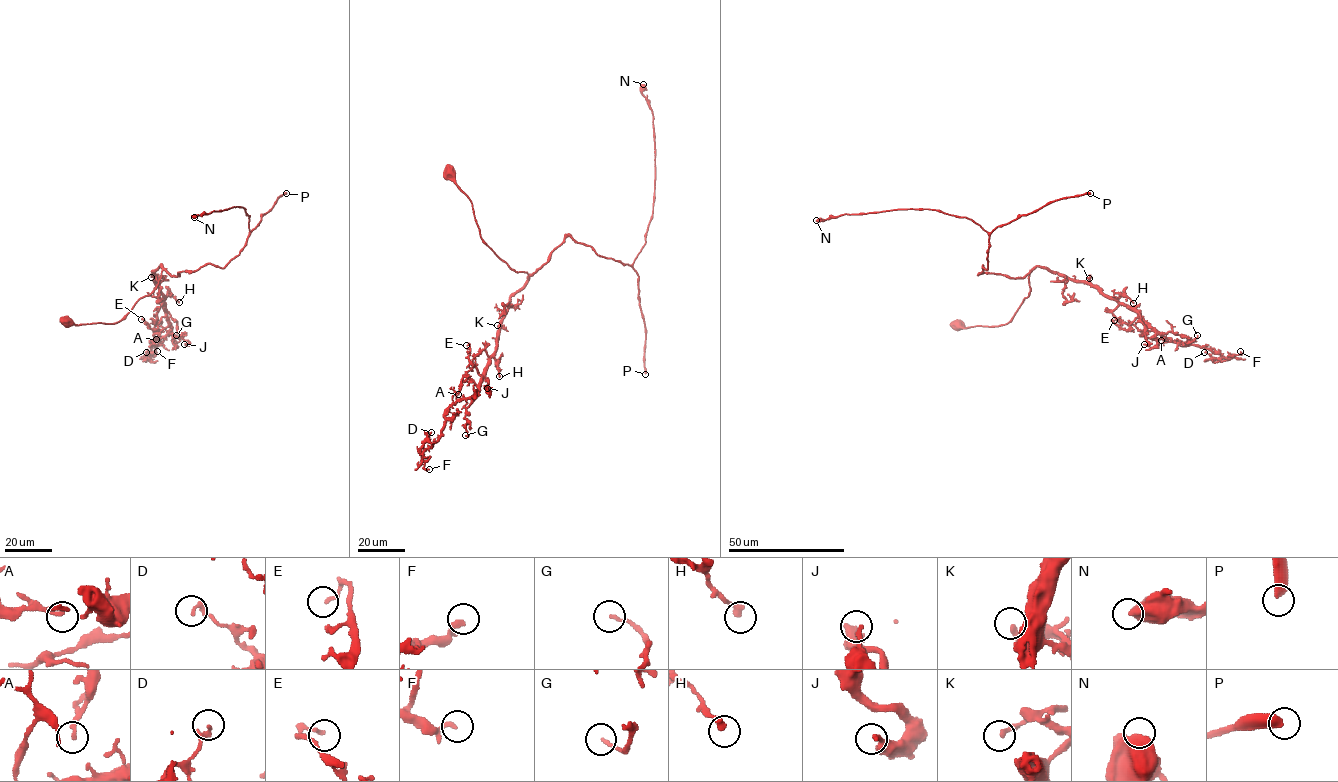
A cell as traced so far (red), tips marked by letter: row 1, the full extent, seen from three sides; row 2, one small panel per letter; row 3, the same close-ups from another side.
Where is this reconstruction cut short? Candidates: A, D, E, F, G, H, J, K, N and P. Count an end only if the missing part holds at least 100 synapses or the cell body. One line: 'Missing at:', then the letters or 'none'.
Missing at: P

